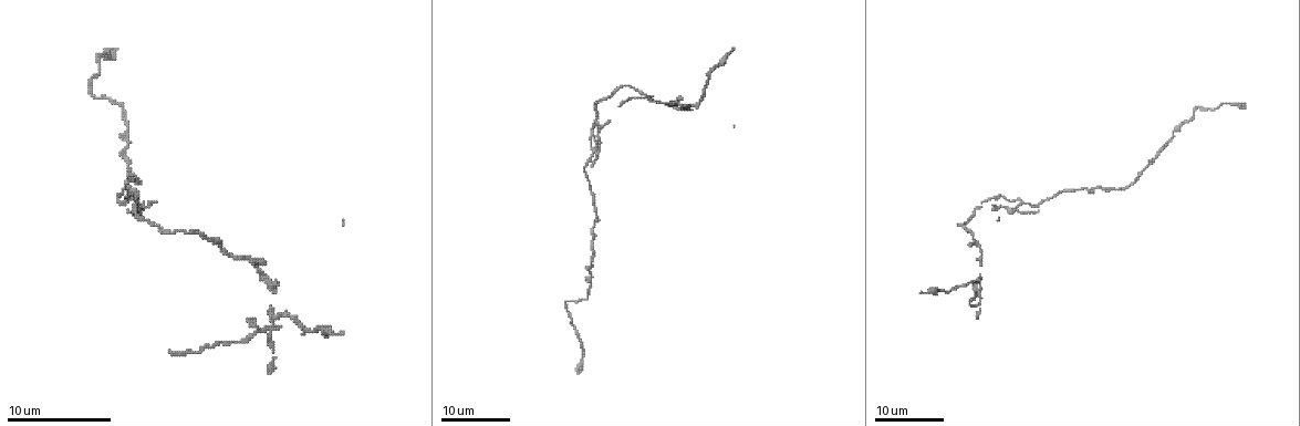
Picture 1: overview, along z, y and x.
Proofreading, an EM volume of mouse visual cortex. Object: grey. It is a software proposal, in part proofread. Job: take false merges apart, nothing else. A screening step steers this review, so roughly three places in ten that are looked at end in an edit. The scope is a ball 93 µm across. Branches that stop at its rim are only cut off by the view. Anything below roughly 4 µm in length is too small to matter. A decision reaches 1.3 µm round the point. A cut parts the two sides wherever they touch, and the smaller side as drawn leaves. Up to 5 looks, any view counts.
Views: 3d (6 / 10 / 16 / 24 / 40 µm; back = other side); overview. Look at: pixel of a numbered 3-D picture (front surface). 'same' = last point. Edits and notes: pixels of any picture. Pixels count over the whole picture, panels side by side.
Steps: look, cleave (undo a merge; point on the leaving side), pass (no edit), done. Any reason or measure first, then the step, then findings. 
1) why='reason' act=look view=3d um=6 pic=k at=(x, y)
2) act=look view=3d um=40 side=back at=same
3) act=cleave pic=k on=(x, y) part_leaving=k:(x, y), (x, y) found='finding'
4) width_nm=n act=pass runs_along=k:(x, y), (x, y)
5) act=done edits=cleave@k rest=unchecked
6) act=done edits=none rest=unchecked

why='thin neck' act=look view=3d um=24 pic=1 at=(1098, 187)

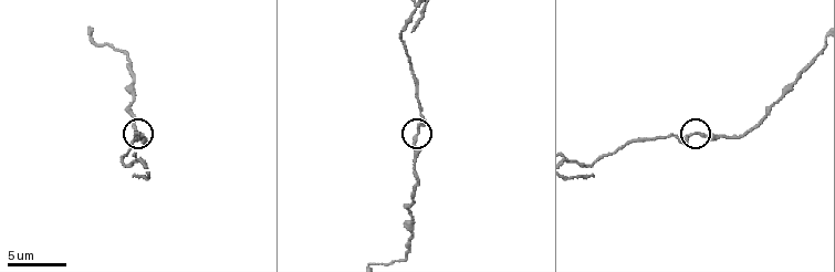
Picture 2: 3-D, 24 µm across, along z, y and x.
act=look view=3d um=10 pic=2 at=(693, 133)

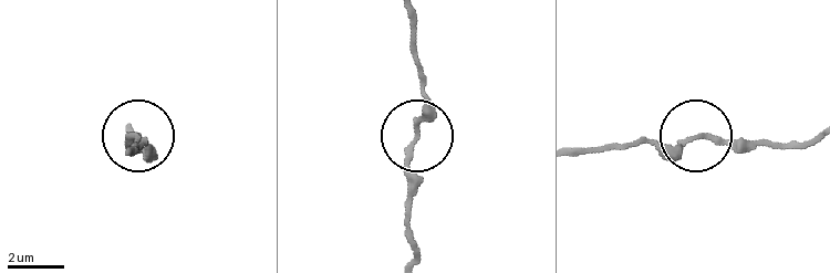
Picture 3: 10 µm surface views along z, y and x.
act=pass runs_along=3:(576, 154), (646, 142), (766, 139) found='one neuron here'

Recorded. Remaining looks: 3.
why='sudden change in width' act=look view=3d um=16 pic=2 at=(134, 77)

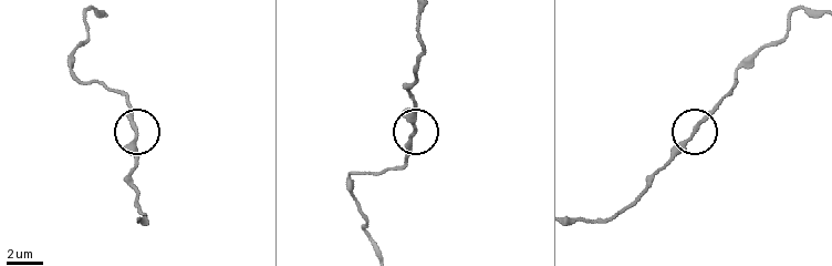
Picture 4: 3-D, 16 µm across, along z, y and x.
act=look view=3d um=6 pic=4 at=(135, 129)

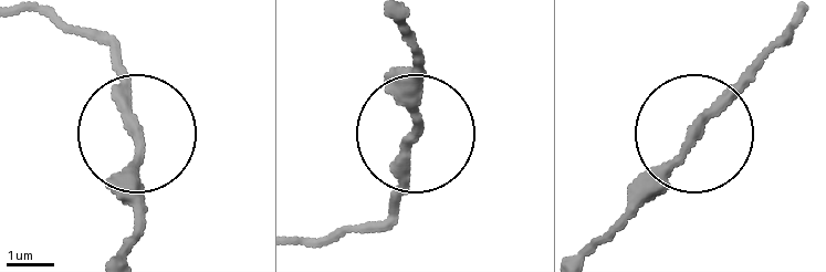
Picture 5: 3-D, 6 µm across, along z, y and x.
act=pass runs_along=5:(127, 249), (138, 129), (115, 39) found='continuous, no second neuron'

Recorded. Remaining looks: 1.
why='sudden change in width' act=look view=3d um=6 pic=2 at=(94, 42)

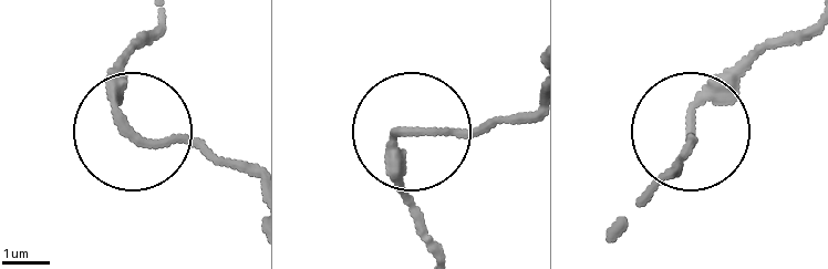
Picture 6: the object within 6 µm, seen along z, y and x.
width_nm=150 act=pass runs_along=6:(532, 112), (402, 132), (390, 152), (402, 196) found='one neuron here'

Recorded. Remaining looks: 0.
act=done edits=none rest=unchecked

